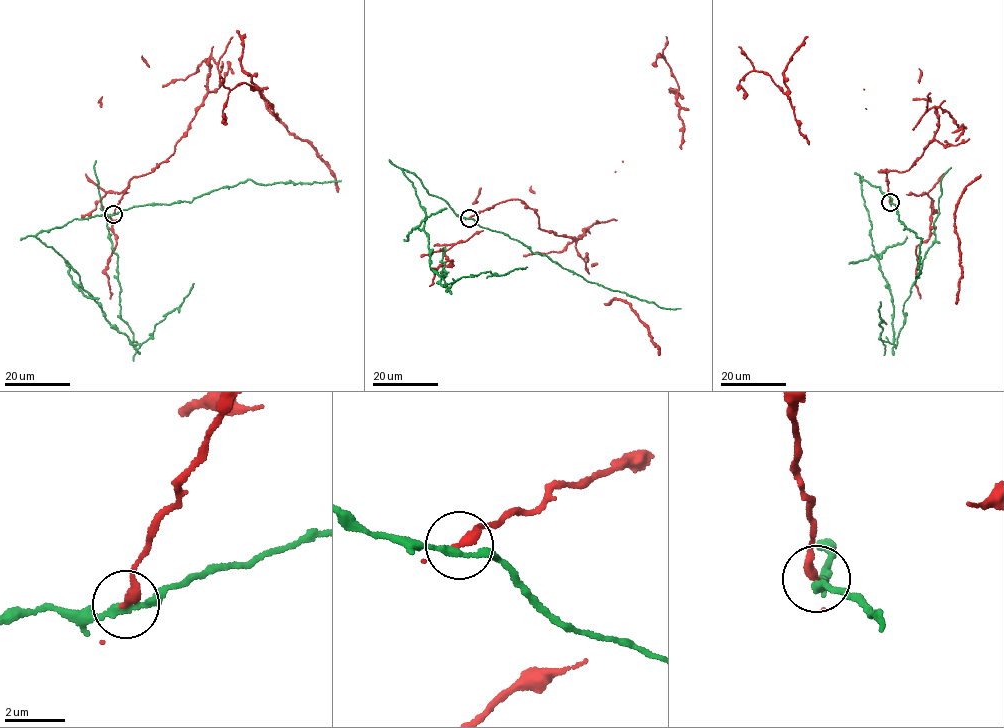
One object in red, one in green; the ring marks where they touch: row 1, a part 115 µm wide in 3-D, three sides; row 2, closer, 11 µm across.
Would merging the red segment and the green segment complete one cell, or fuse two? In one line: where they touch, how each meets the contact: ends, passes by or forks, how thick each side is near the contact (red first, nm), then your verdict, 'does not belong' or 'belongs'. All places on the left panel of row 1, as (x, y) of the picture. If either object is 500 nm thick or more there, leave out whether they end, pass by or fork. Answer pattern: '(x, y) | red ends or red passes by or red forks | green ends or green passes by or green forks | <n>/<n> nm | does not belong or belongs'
(113, 214) | red ends | green passes by | 280/200 nm | does not belong

